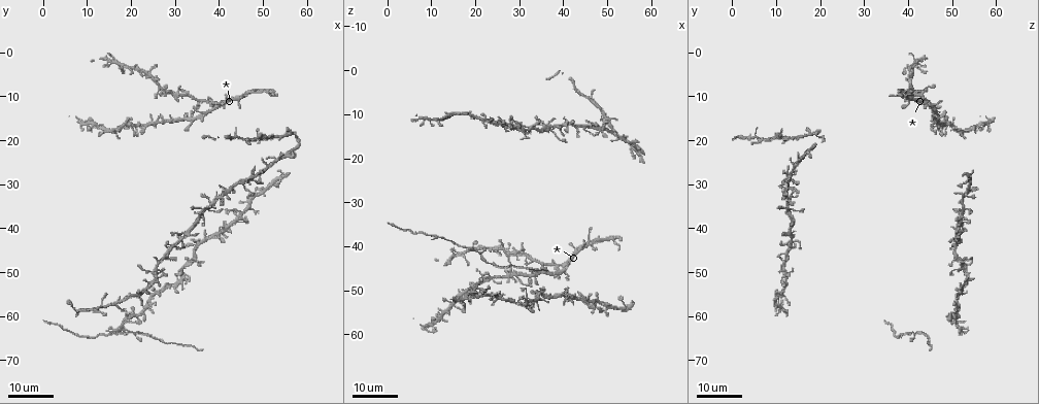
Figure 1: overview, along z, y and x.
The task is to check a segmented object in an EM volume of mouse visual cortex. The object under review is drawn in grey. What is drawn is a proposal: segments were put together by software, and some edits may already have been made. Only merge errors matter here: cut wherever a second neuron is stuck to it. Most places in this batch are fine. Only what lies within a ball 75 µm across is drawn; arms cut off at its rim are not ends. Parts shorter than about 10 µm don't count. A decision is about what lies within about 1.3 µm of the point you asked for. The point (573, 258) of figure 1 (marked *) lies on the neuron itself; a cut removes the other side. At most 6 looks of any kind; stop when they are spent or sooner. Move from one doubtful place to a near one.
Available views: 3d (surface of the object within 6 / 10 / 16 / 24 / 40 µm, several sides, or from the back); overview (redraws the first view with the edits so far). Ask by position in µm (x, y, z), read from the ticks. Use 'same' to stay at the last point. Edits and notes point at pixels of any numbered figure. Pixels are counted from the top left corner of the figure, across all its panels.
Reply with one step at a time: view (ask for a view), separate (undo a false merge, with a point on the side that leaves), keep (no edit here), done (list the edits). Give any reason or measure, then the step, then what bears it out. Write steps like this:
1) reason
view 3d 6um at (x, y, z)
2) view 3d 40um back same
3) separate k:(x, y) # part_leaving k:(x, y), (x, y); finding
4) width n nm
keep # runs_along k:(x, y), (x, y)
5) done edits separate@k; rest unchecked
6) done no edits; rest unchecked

four arms meet
view 3d 24um at (38.5, 11.0, 44.0)

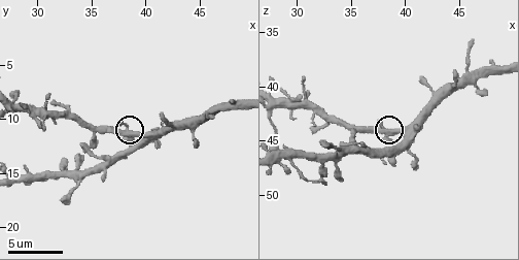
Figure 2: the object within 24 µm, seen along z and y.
view 3d 6um at (38.8, 11.2, 44.2)

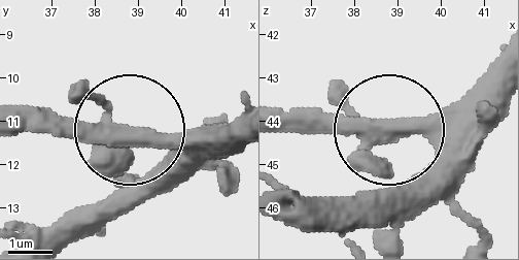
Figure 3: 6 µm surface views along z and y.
from behind
view 3d 6um back at (38.60, 11.30, 44.20)

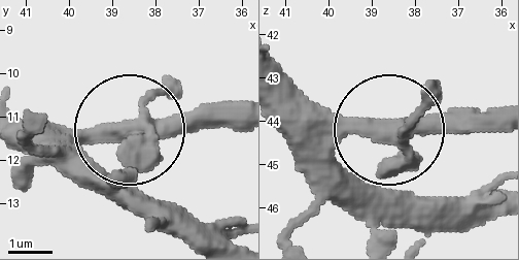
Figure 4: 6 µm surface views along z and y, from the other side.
keep # all the same neuron

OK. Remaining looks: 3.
view 3d 10um at (35.8, 15.4, 45.6)

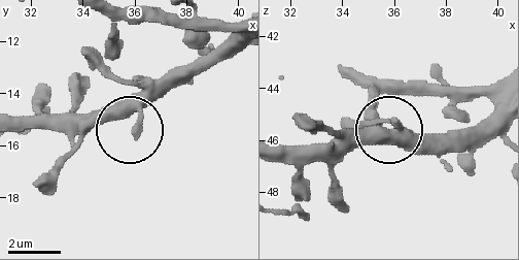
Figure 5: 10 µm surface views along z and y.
keep # runs_along 5:(237, 38), (191, 65), (133, 127), (117, 119), (60, 119); one neuron here

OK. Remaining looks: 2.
view 3d 16um at (28.5, 45.0, 12.5)

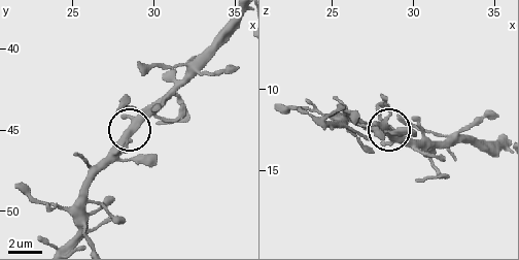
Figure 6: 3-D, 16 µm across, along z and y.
closer look
view 3d 6um same

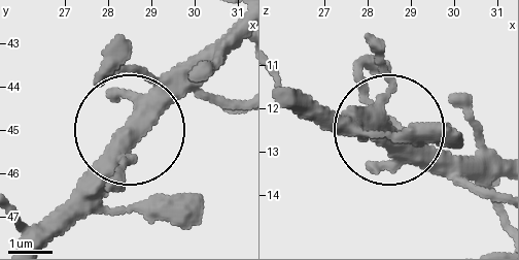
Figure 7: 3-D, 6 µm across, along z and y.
keep # one neuron here

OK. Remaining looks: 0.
done no edits; rest unchecked

